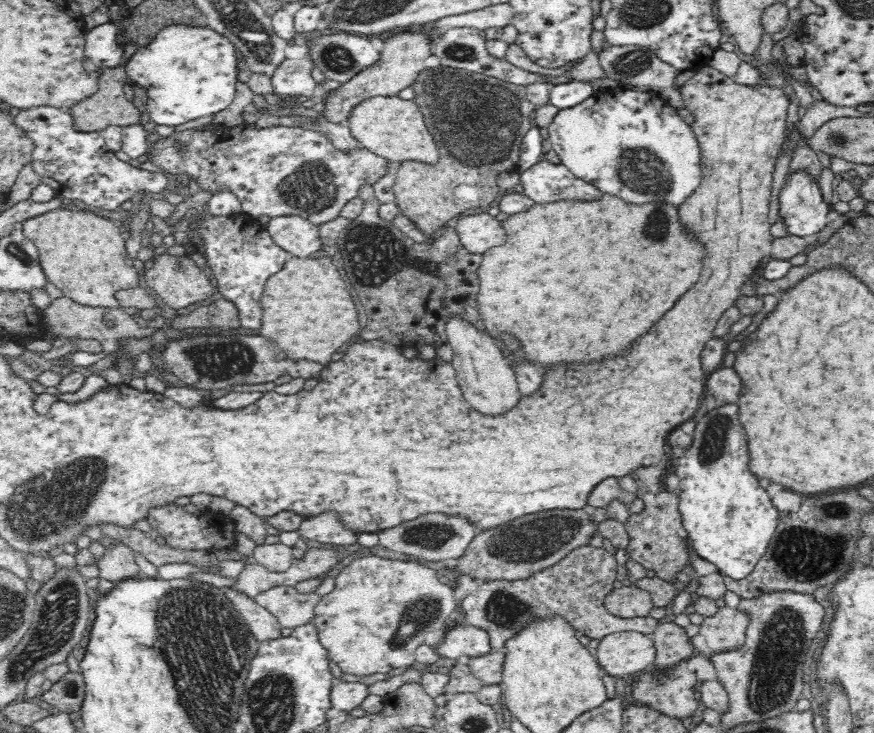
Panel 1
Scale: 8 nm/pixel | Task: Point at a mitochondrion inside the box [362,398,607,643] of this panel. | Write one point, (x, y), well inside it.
(539, 539)

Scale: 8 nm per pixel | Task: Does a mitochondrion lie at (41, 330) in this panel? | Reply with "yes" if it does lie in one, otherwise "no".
no

